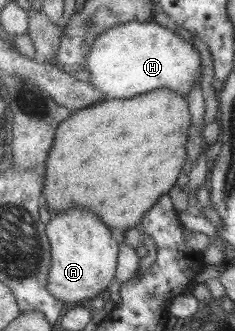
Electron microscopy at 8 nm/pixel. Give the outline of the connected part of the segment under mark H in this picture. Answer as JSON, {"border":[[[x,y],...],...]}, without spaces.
{"border":[[[153,20],[145,22],[131,21],[108,28],[99,34],[85,56],[85,70],[89,74],[88,82],[103,94],[103,99],[129,99],[144,93],[163,88],[177,95],[187,96],[191,88],[201,77],[201,60],[192,44],[173,31]]]}

